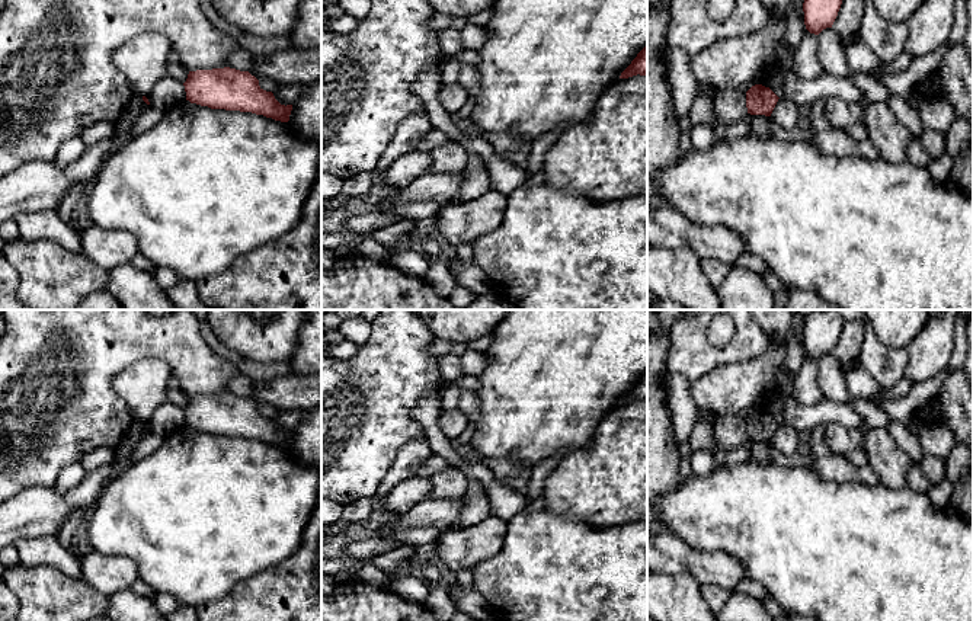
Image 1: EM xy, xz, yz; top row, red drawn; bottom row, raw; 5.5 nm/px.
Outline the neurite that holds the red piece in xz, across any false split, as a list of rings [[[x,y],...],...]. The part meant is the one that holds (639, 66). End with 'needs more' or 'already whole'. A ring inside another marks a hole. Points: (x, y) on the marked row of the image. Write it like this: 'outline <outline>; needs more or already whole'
outline [[[647,45],[637,54],[631,64],[621,73],[620,79],[647,76]]]; already whole

